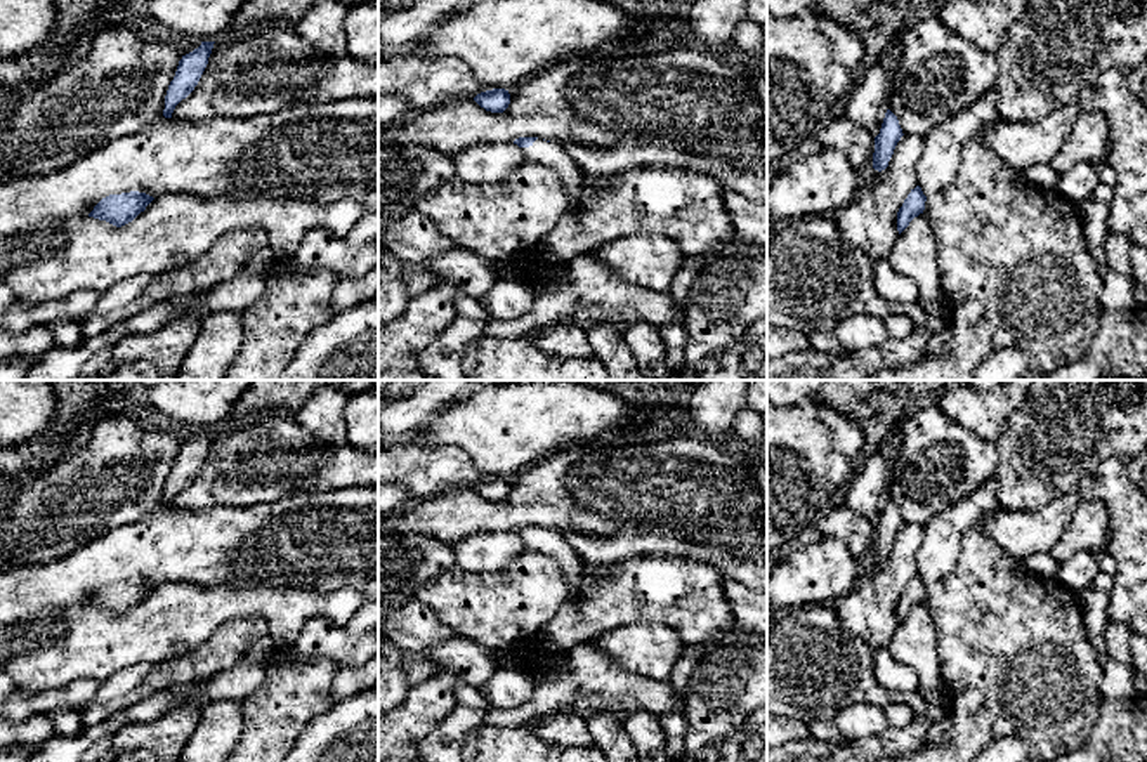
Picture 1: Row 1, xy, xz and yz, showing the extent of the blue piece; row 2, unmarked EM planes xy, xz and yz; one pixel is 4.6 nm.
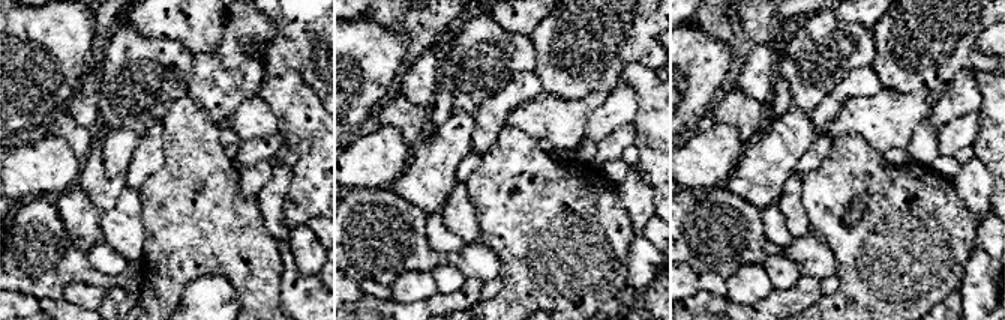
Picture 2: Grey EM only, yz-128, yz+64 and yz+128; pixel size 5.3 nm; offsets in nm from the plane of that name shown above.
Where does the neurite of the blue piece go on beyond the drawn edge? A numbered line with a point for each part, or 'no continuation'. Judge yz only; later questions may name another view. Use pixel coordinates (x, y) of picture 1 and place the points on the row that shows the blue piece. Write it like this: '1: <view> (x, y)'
no continuation

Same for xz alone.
1: xz (552, 155)

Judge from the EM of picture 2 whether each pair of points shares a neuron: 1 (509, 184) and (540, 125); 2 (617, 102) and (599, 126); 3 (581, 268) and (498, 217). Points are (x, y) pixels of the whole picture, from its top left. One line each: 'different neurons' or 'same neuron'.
1: different neurons
2: same neuron
3: same neuron

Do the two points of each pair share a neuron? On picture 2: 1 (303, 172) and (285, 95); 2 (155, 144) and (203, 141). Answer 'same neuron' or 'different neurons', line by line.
1: same neuron
2: different neurons

